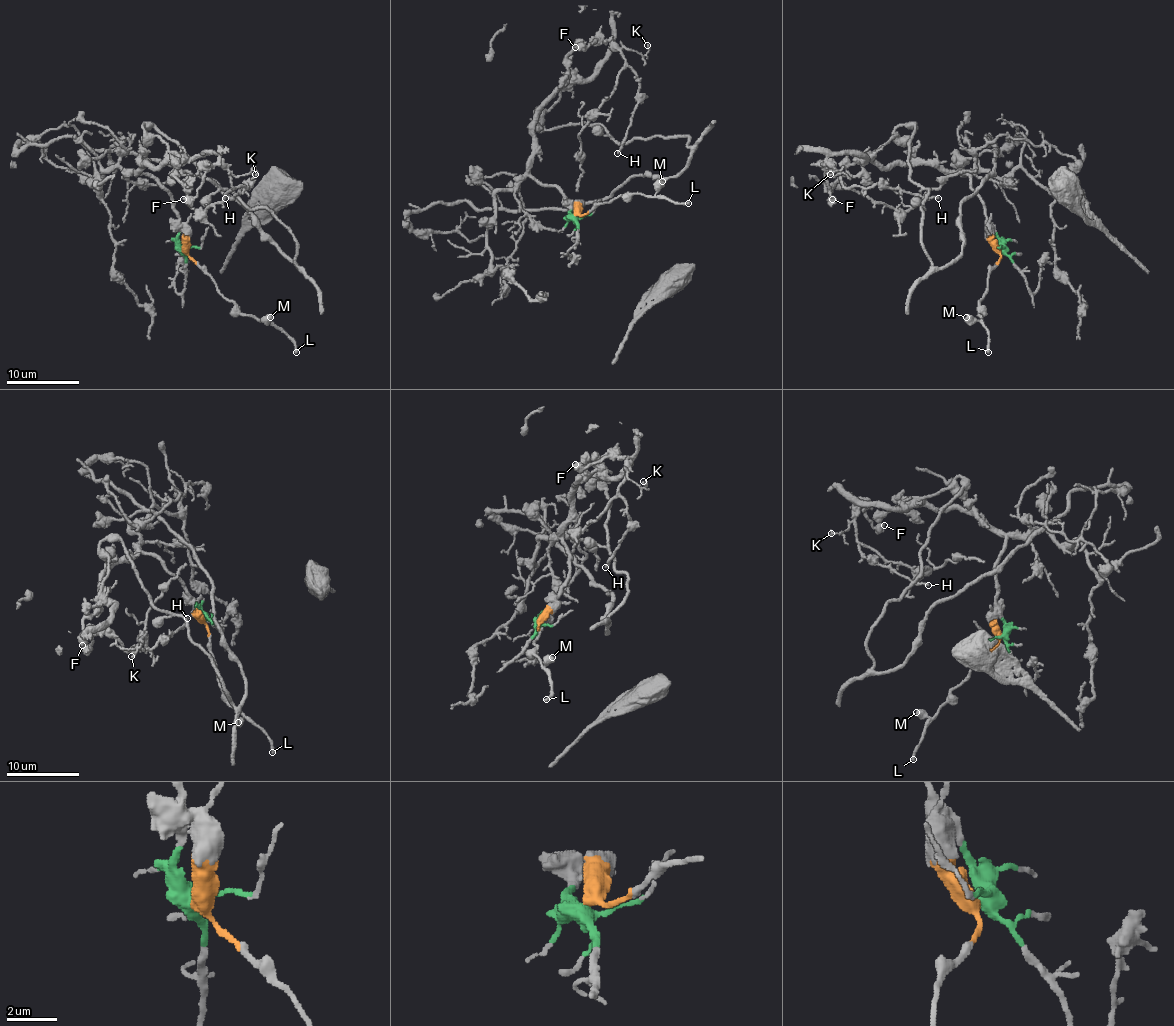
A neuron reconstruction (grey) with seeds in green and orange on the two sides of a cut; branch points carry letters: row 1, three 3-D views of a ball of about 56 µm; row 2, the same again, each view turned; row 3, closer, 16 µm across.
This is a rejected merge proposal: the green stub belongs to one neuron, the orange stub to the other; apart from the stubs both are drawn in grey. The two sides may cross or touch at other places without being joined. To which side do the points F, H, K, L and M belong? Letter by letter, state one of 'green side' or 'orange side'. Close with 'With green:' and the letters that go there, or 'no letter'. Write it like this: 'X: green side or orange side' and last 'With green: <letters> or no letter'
F: green side
H: green side
K: green side
L: orange side
M: orange side
With green: F, H, K

